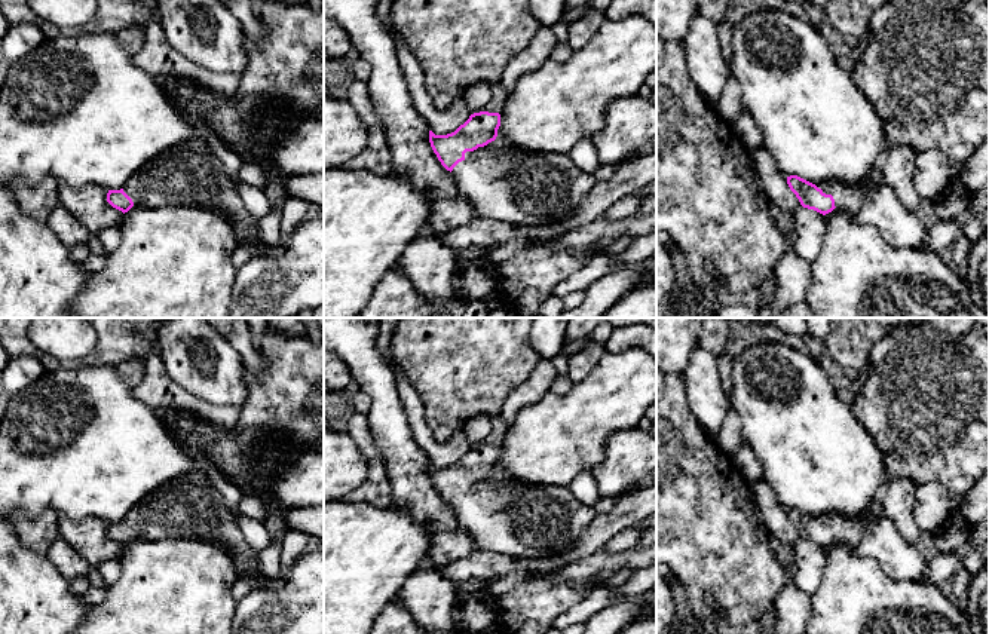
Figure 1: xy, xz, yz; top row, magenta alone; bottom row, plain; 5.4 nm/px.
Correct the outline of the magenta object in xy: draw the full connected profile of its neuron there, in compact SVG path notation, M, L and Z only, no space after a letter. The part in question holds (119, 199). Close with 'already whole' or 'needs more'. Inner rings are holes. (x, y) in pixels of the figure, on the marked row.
M195 128L189 140L147 160L120 190L108 190L107 202L123 214L132 206L202 206L223 214L233 224L238 244L252 255L270 257L284 249L284 244L263 241L235 180Z; needs more

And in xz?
M480 111L451 134L435 135L429 131L434 153L451 172L456 189L471 202L477 217L515 226L542 226L572 214L593 190L597 178L582 171L567 153L526 151L497 141L499 126L499 113Z; needs more

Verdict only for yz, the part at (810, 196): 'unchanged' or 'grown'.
grown

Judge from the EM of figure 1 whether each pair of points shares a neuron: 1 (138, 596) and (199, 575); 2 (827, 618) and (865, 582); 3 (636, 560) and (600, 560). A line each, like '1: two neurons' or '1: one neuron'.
1: one neuron
2: one neuron
3: one neuron

